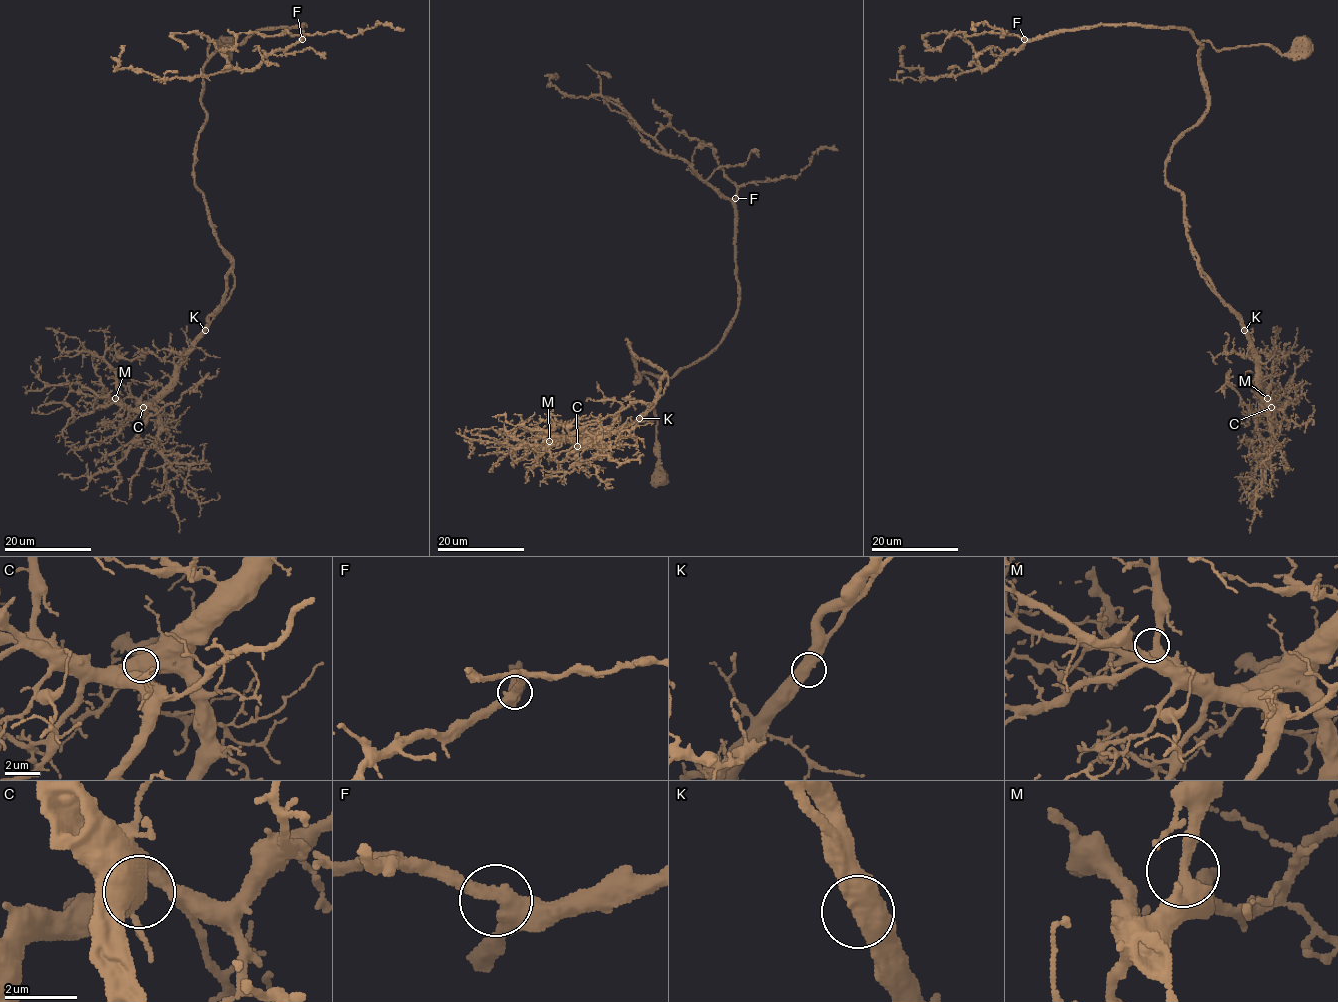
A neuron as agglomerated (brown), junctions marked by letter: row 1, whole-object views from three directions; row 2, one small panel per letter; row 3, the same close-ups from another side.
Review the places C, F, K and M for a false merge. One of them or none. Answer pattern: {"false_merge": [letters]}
{"false_merge": []}

